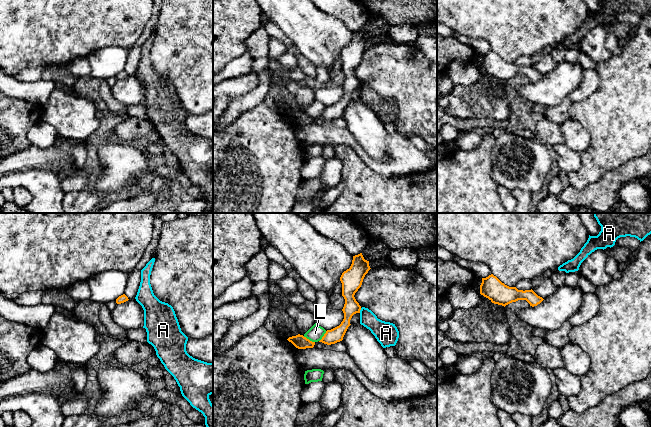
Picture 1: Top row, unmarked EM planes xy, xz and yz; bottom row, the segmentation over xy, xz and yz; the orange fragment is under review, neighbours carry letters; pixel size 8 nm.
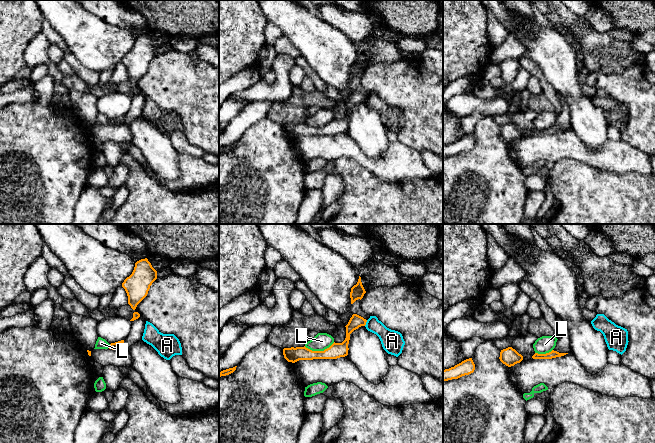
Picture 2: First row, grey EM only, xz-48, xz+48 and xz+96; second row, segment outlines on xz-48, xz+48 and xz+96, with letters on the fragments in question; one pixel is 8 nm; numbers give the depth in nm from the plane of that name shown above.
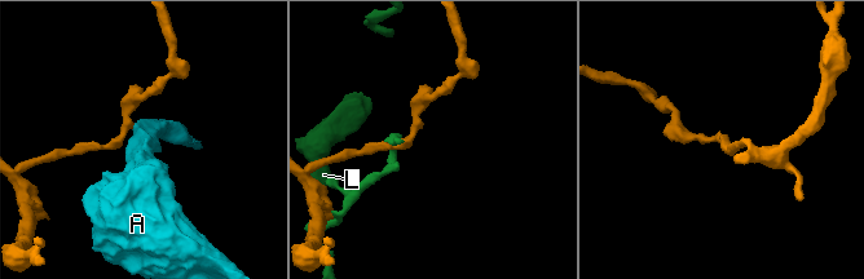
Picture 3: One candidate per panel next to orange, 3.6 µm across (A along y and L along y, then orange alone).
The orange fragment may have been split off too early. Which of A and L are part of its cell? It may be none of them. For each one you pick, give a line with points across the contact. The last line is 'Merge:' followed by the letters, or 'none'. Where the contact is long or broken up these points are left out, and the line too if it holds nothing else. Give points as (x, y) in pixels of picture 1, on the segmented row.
Merge: none

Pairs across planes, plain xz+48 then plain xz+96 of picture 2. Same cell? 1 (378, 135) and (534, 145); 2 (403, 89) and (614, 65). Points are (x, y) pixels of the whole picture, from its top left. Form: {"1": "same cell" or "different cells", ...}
{"1": "different cells", "2": "different cells"}

